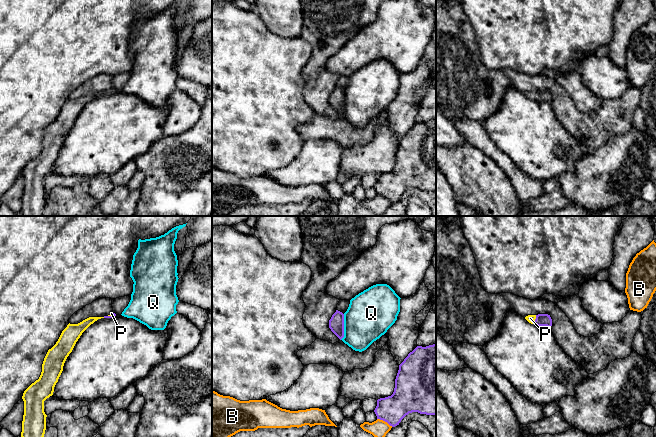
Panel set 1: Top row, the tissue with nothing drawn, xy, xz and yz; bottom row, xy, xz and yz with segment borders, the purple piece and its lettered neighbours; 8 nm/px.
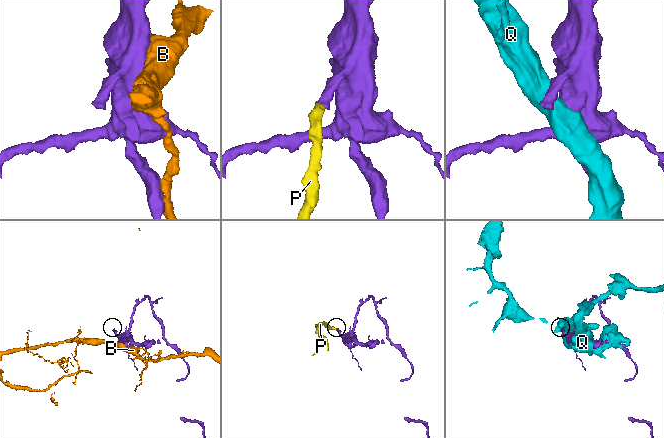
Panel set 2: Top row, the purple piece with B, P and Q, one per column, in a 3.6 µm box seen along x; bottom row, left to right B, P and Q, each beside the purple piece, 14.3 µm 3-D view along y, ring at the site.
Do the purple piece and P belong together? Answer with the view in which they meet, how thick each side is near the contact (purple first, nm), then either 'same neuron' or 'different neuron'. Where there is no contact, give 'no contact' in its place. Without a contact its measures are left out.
meets purple in yz; 100 nm thick on the purple side, 60 nm on the other; same neuron

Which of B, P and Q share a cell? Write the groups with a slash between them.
B / P / Q

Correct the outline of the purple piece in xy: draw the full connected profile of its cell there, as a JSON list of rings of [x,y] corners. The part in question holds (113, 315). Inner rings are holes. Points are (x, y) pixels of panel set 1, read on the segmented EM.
[[[115,313],[104,317],[89,317],[78,324],[68,324],[56,344],[48,350],[38,380],[23,393],[24,415],[21,437],[44,437],[46,417],[44,401],[53,395],[54,387],[63,371],[64,363],[82,333],[101,318],[113,318]]]

